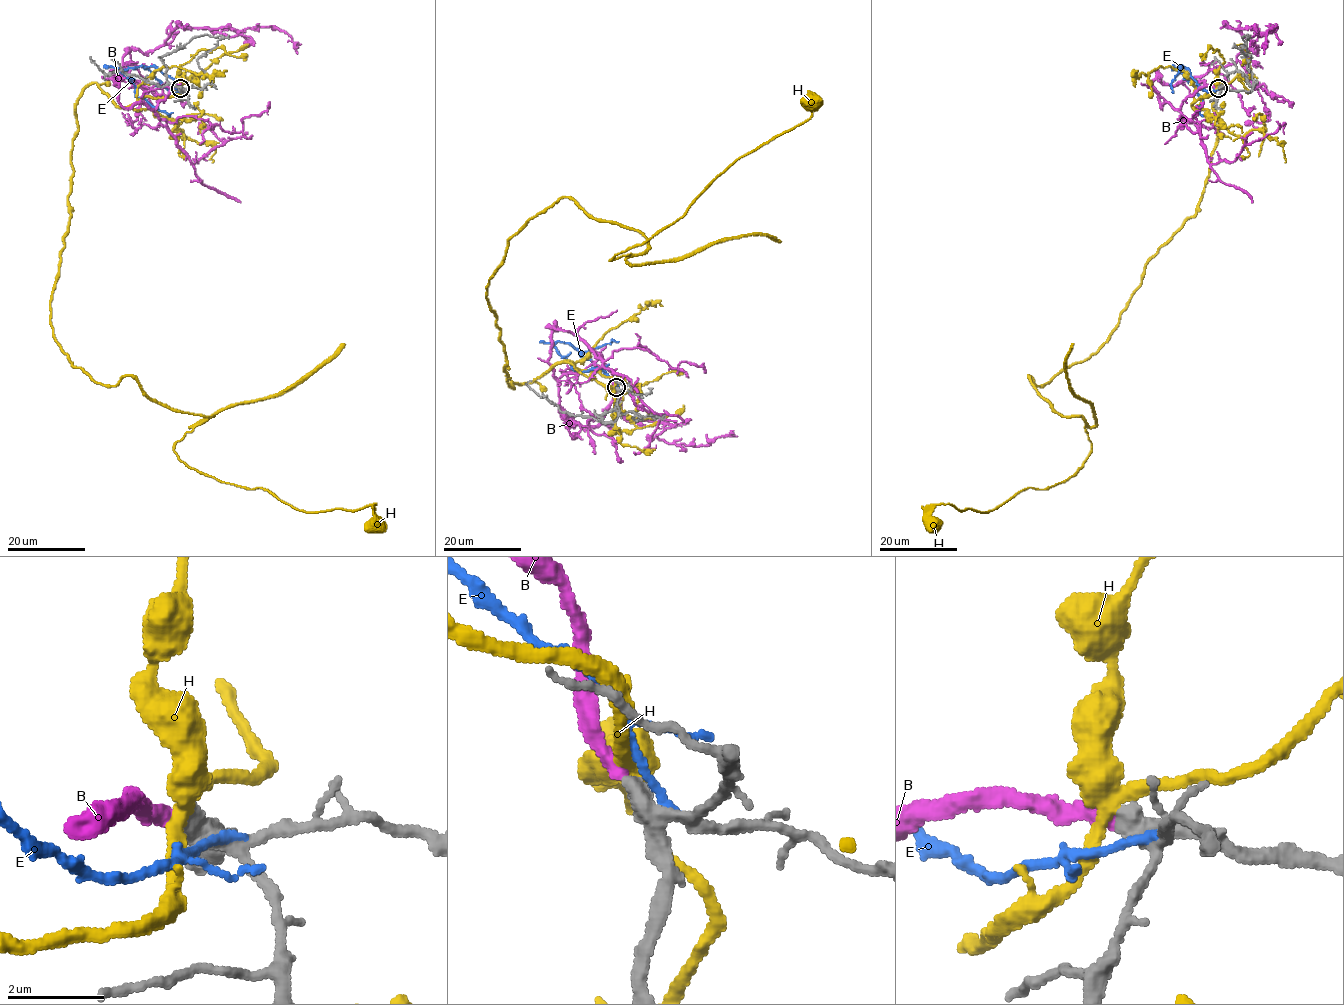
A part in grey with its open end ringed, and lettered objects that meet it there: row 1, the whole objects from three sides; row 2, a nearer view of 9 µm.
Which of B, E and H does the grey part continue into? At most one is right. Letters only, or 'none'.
B

